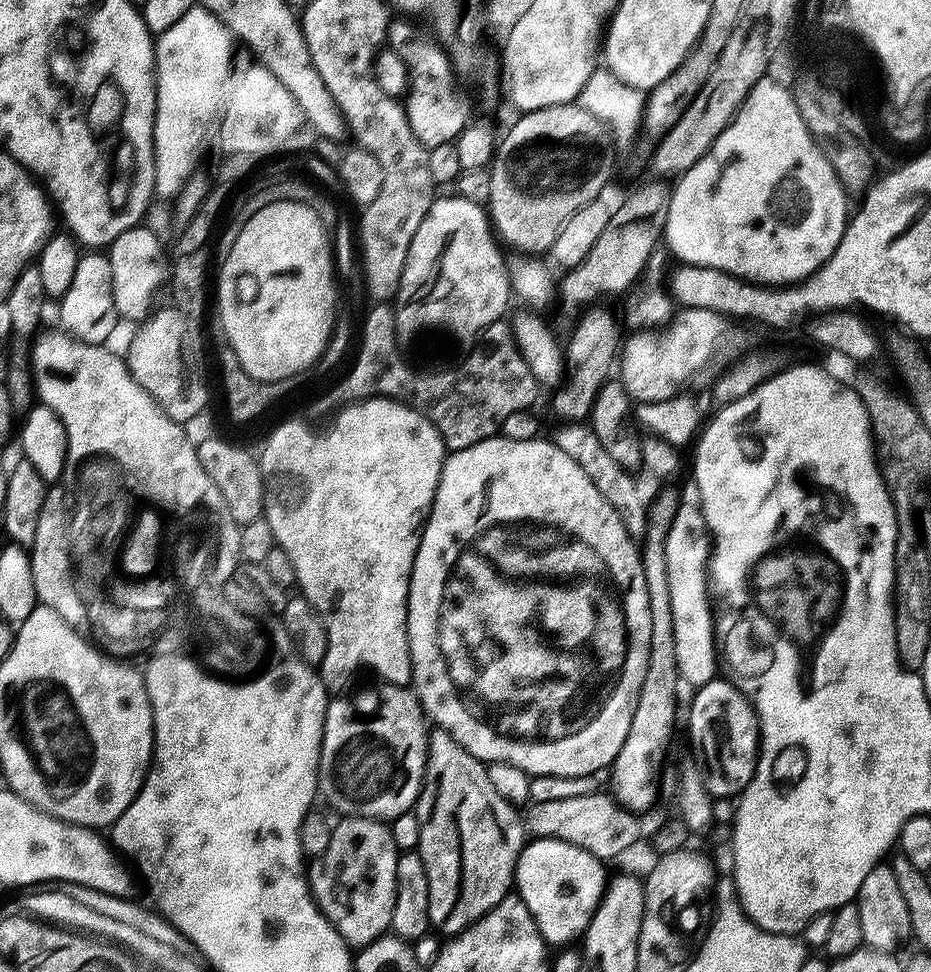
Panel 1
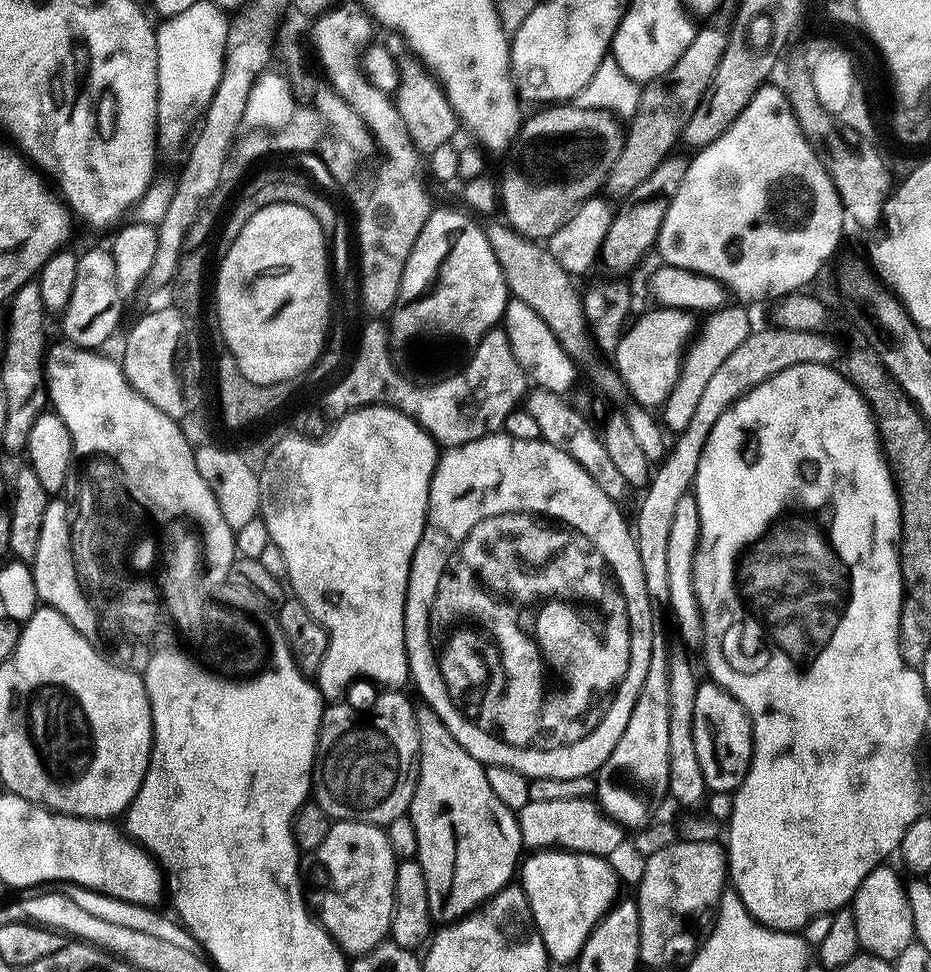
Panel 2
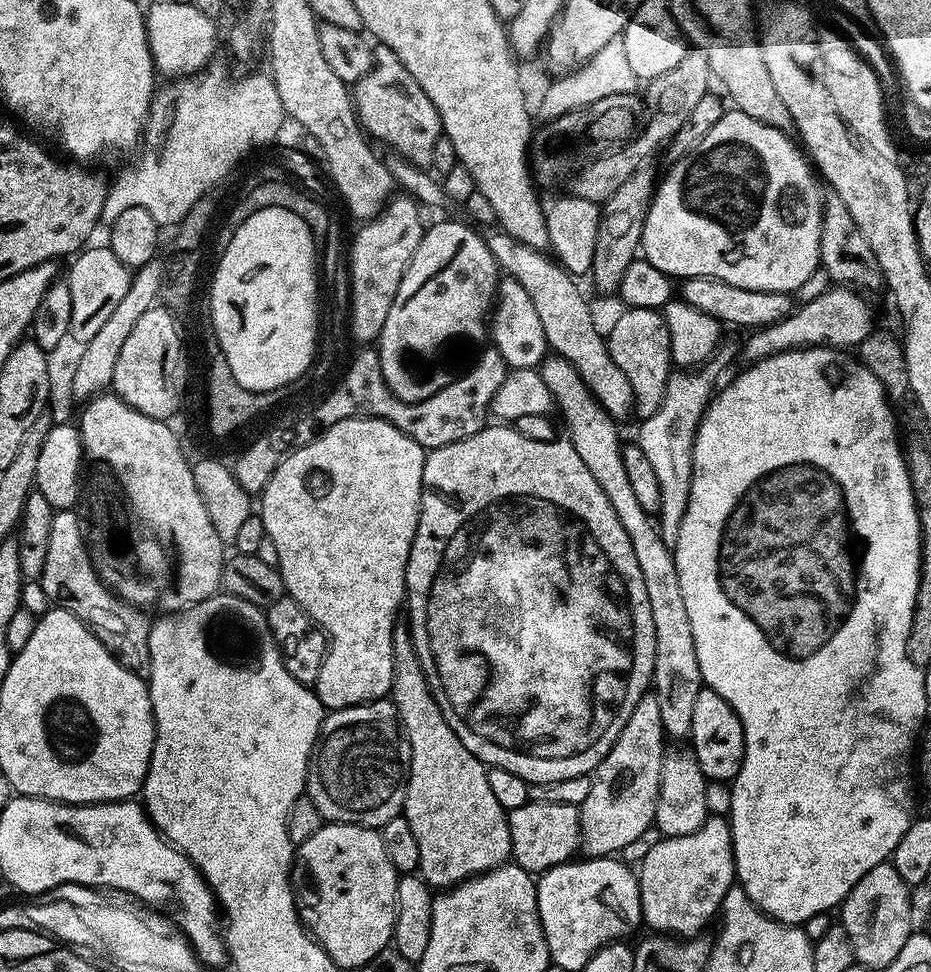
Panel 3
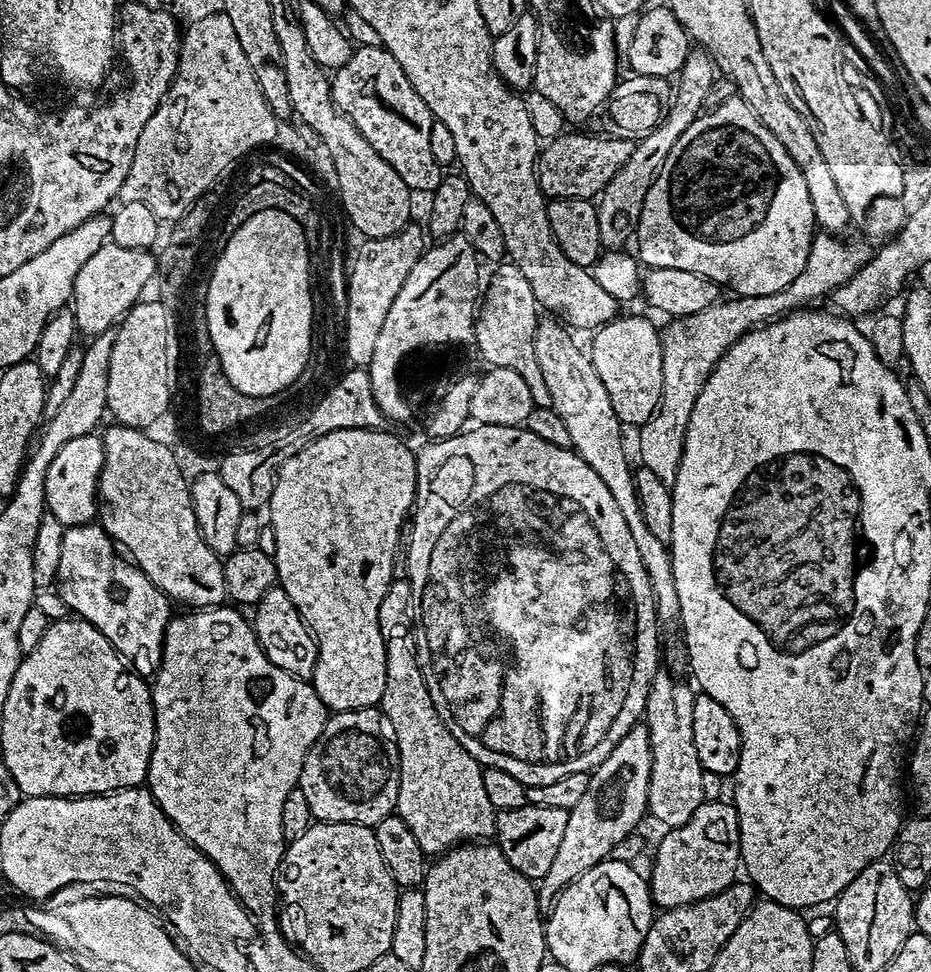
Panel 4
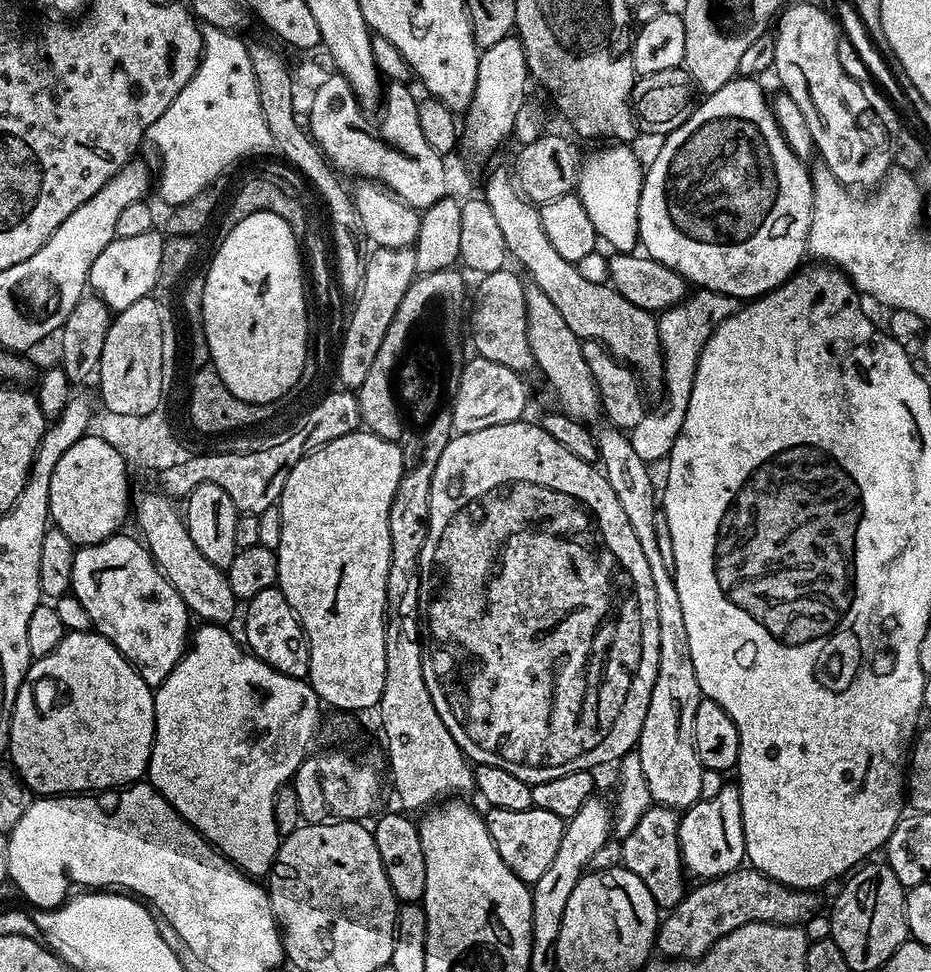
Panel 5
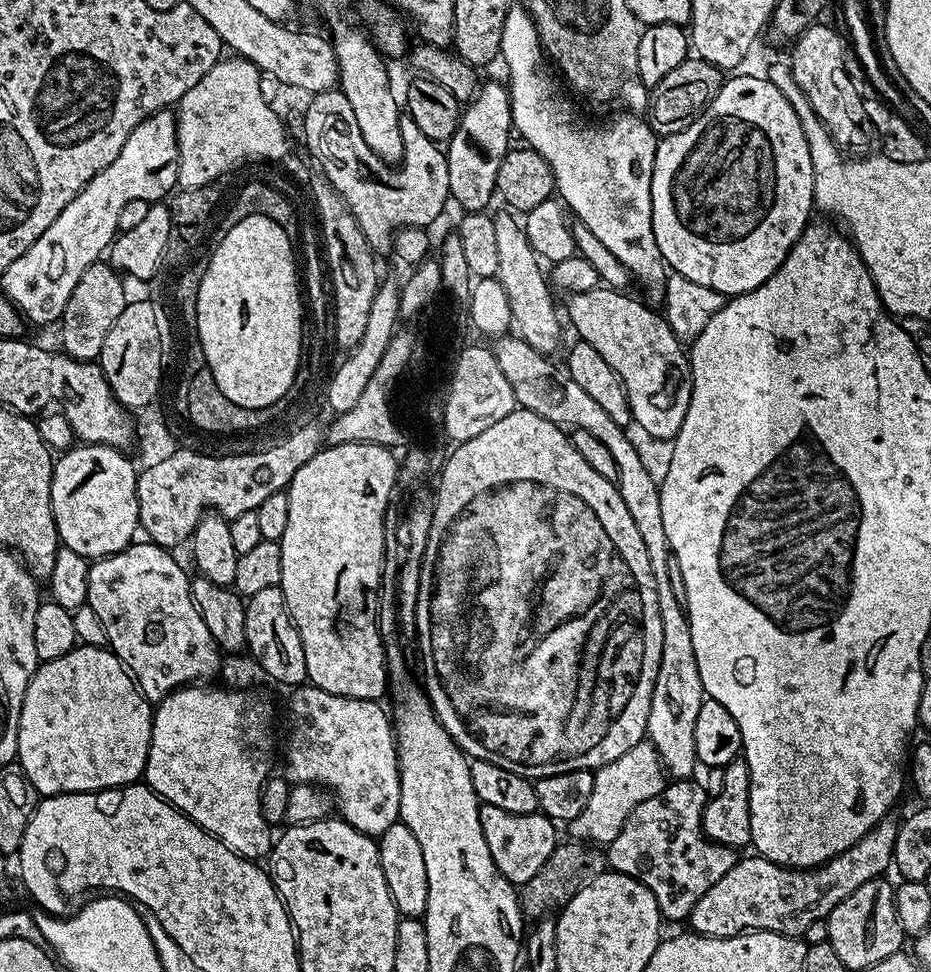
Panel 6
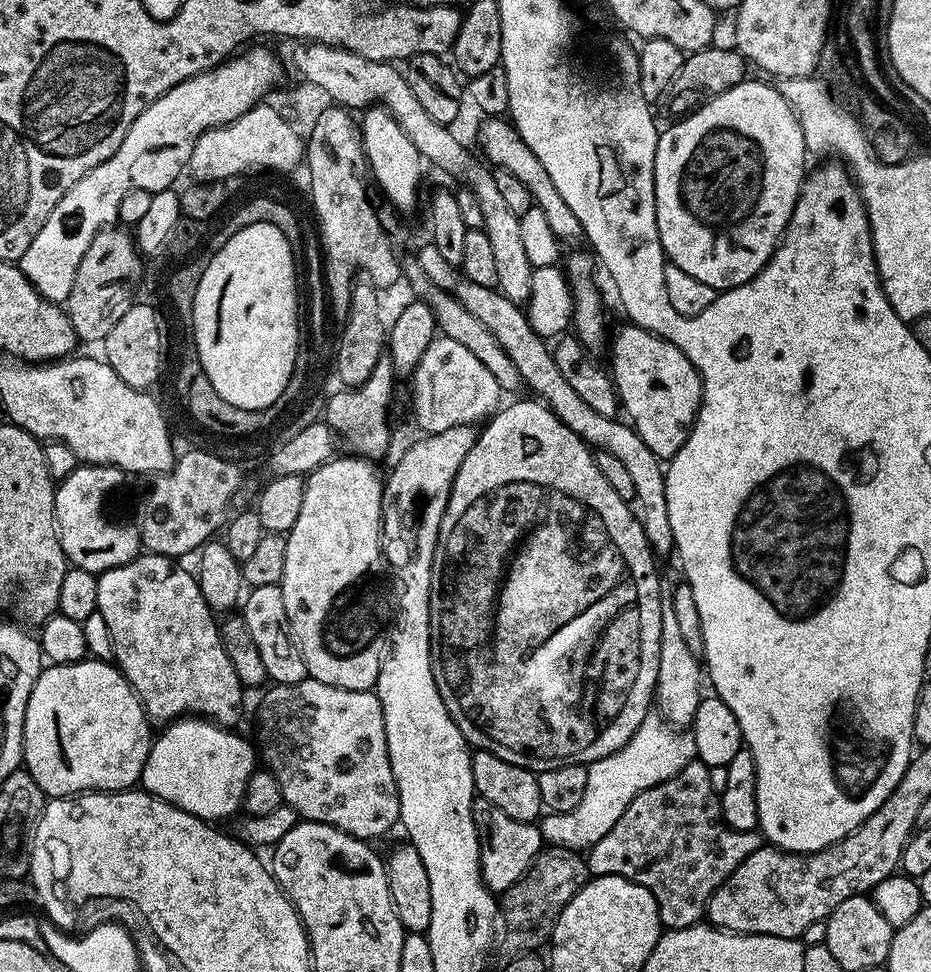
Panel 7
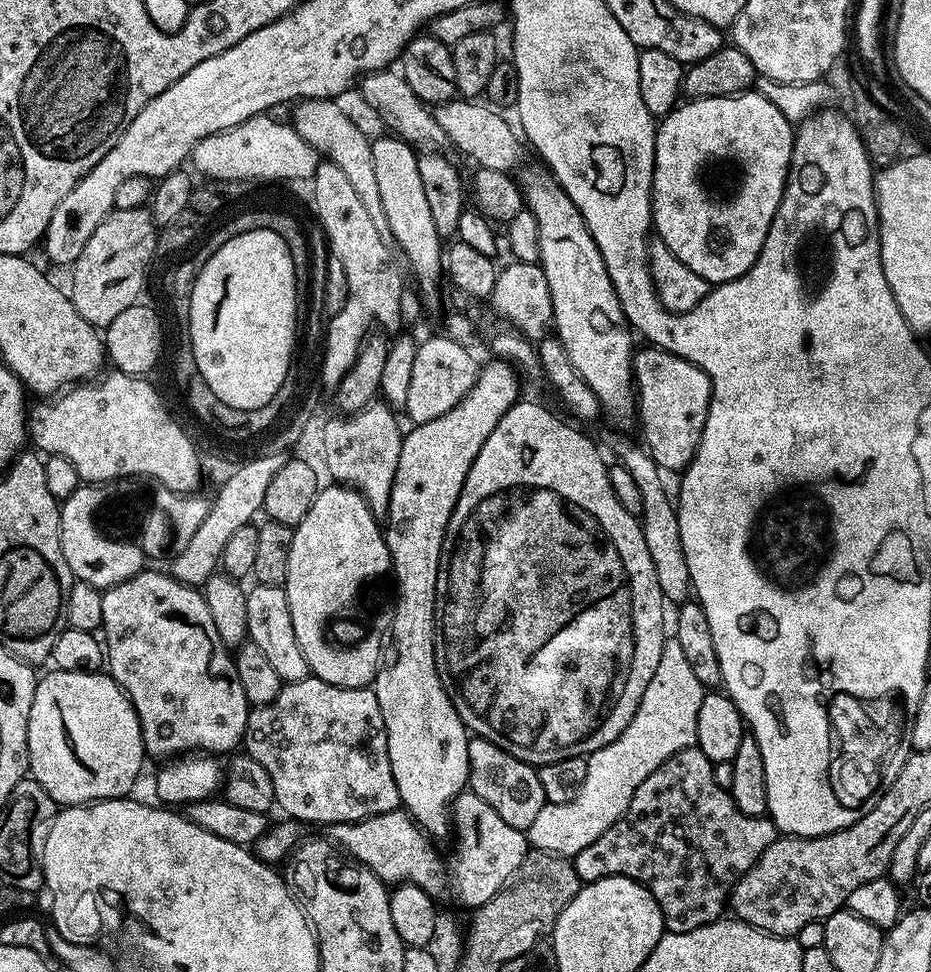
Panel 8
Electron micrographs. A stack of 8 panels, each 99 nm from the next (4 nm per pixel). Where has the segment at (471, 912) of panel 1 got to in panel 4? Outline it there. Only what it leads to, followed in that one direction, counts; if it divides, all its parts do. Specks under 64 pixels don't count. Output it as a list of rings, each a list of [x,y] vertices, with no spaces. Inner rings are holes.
[[[397,575],[386,590],[386,598],[382,598],[382,606],[378,606],[378,626],[386,650],[386,690],[382,690],[378,707],[390,722],[398,746],[400,781],[395,815],[400,816],[406,826],[410,826],[410,831],[414,838],[418,838],[418,846],[422,846],[424,855],[435,858],[459,845],[484,842],[495,837],[497,811],[482,782],[484,768],[465,750],[462,742],[458,742],[458,738],[450,734],[441,709],[436,708],[434,698],[430,698],[426,678],[420,669],[421,653],[418,651],[418,636],[414,631],[417,624],[418,605],[414,598],[414,587],[408,581],[407,575]]]

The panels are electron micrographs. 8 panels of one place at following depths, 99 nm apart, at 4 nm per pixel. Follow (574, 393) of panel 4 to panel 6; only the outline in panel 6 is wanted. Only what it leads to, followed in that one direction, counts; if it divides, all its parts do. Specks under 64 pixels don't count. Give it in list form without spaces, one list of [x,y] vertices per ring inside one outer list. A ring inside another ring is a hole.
[[[503,211],[492,216],[498,249],[498,274],[495,278],[500,281],[502,290],[509,299],[511,327],[515,335],[534,346],[534,350],[553,354],[560,348],[562,316],[561,313],[560,316],[556,313],[556,306],[552,302],[554,292],[545,265],[536,255],[534,246],[530,246],[530,238],[526,238],[521,221],[511,211]]]

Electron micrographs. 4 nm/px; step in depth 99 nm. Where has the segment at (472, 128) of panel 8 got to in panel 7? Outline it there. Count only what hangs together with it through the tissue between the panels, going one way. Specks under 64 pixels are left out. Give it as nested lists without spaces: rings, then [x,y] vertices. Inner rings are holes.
[[[488,118],[484,122],[485,124],[480,128],[480,148],[485,156],[483,159],[501,172],[514,174],[526,186],[531,192],[533,203],[545,211],[550,227],[562,242],[583,241],[584,231],[580,220],[575,217],[570,206],[566,206],[561,194],[555,189],[550,174],[547,173],[542,162],[538,161],[537,155],[530,150],[530,146],[526,146],[526,142],[516,133],[515,126],[504,118]]]

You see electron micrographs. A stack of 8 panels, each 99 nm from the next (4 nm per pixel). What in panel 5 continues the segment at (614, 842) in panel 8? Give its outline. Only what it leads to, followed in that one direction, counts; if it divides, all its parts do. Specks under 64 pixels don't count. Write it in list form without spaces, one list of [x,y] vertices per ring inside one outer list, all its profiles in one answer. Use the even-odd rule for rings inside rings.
[[[653,806],[646,810],[646,814],[642,814],[638,826],[634,826],[631,834],[622,840],[623,867],[628,868],[630,874],[638,874],[638,878],[642,878],[646,890],[650,890],[657,909],[660,910],[678,906],[686,891],[686,869],[678,842],[679,829],[680,816],[677,809]]]

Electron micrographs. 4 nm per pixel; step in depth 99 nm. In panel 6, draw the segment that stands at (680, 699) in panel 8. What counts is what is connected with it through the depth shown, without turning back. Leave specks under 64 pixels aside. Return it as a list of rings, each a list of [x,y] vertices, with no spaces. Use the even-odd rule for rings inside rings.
[[[641,742],[638,746],[630,746],[622,758],[614,758],[614,762],[595,769],[594,794],[590,794],[582,814],[570,822],[571,839],[576,842],[587,842],[593,846],[607,846],[618,838],[618,830],[630,818],[630,810],[638,806],[638,802],[646,802],[646,798],[654,798],[664,789],[666,773],[660,764],[654,746]]]

